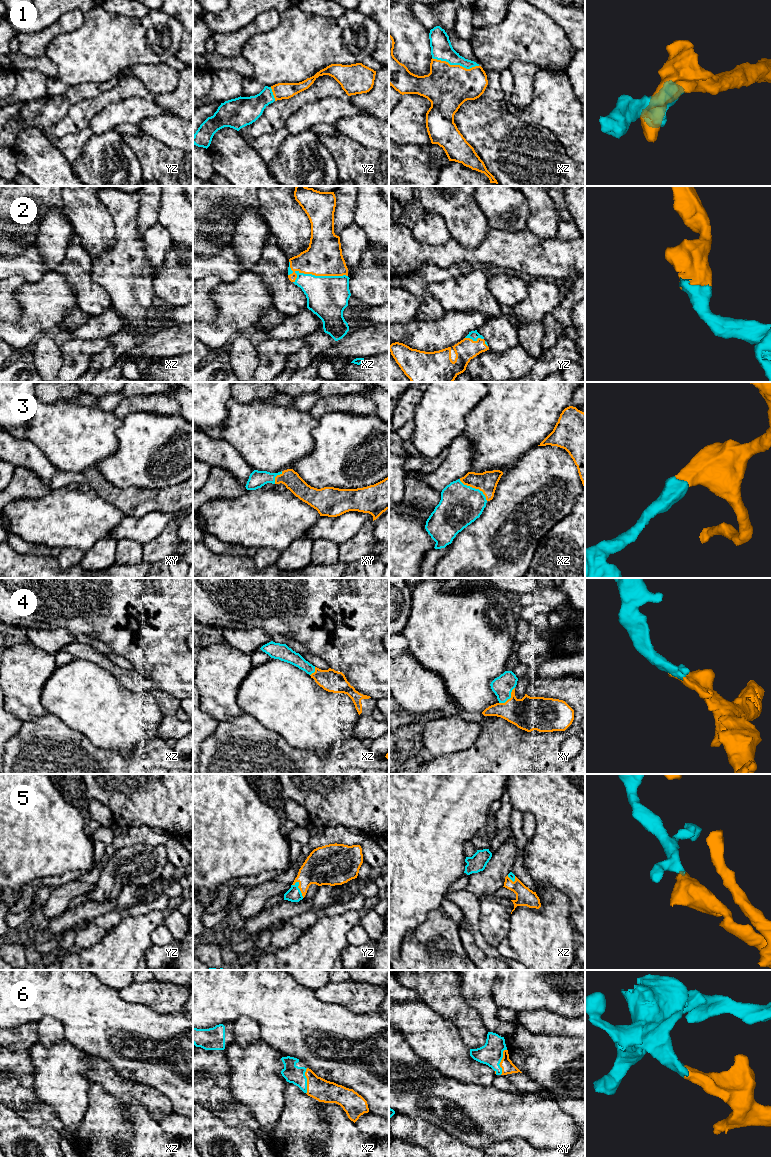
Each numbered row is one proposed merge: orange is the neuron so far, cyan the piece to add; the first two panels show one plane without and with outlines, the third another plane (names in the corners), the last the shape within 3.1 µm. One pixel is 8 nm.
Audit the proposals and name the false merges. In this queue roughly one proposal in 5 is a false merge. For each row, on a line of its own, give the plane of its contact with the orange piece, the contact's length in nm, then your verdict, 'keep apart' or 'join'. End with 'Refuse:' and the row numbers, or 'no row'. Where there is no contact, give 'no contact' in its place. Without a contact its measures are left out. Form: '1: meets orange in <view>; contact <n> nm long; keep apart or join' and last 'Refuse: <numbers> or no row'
1: meets orange in xz; contact 380 nm long; join
2: meets orange in xz; contact 480 nm long; join
3: meets orange in xz; contact 280 nm long; join
4: meets orange in xy; contact 180 nm long; join
5: meets orange in yz; contact 150 nm long; join
6: meets orange in xy; contact 220 nm long; join
Refuse: no row

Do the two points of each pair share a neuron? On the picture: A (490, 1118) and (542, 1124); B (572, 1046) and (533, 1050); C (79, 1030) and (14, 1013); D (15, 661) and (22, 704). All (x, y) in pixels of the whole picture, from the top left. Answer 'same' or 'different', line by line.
A: same
B: same
C: same
D: same

